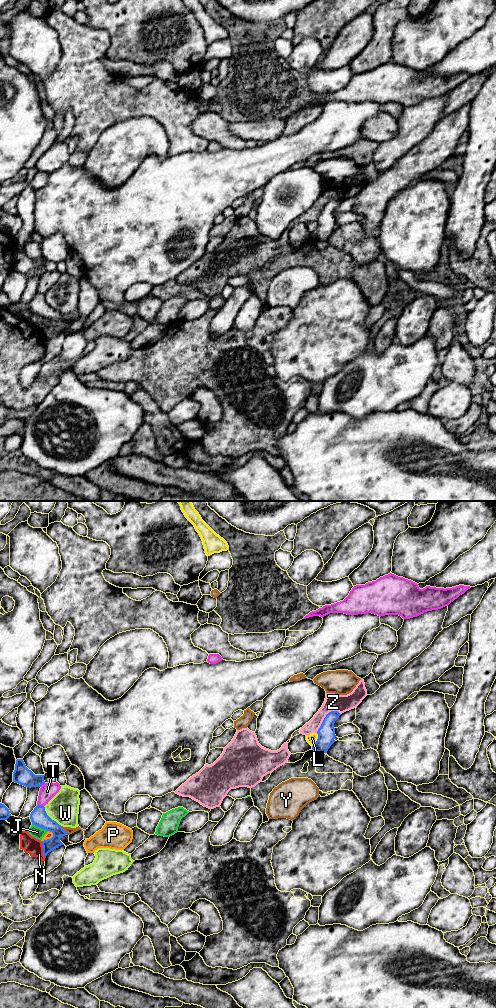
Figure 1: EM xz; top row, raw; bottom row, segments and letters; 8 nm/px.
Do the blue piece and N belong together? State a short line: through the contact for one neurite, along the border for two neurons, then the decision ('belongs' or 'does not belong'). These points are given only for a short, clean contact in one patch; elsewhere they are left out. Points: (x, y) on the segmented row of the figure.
xz (40, 841), (45, 857) | does not belong

